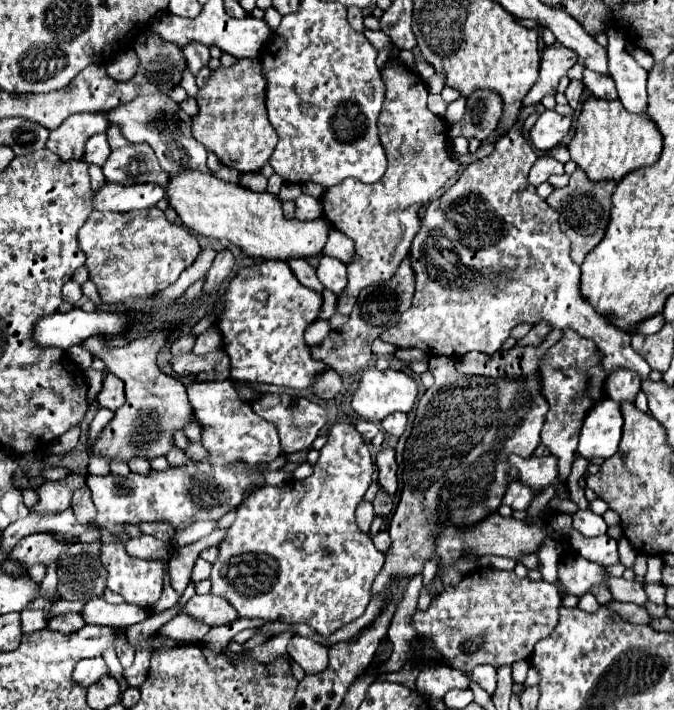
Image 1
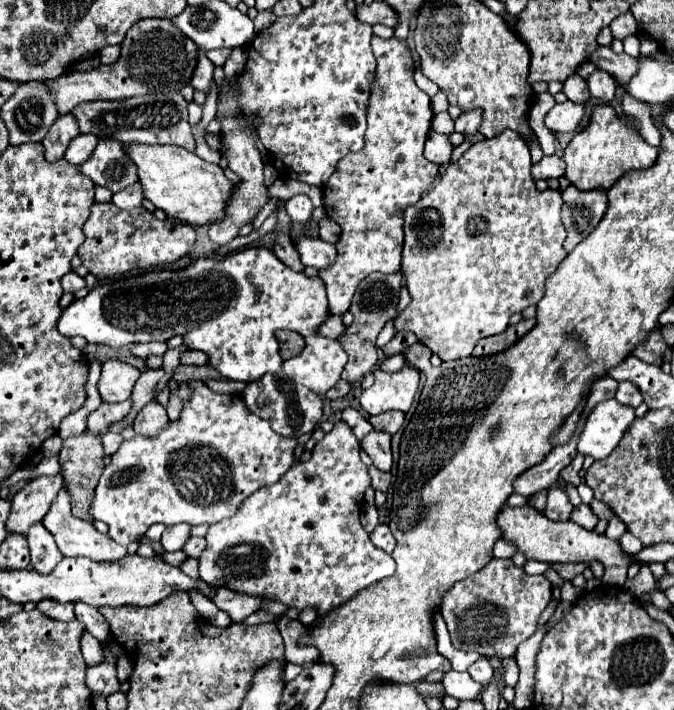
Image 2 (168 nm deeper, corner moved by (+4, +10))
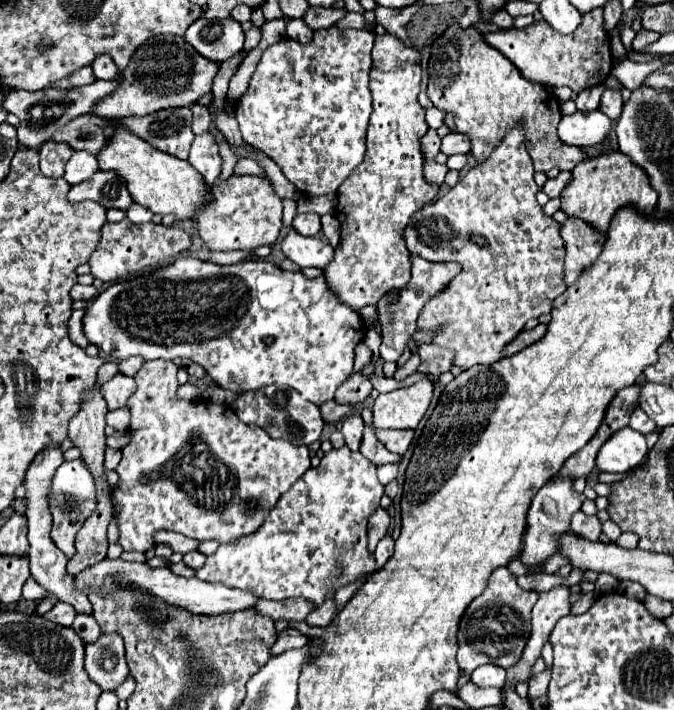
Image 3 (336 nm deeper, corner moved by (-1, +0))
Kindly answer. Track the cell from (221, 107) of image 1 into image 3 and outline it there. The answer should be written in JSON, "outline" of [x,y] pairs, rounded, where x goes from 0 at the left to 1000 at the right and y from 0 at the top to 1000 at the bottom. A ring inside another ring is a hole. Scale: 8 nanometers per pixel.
{"outline":[[[344,245],[338,254],[320,259],[315,265],[315,282],[300,293],[300,299],[291,304],[294,330],[303,338],[303,344],[312,352],[365,352],[377,355],[383,346],[404,346],[415,330],[418,321],[418,282],[407,270],[398,254],[383,248],[350,248]]]}

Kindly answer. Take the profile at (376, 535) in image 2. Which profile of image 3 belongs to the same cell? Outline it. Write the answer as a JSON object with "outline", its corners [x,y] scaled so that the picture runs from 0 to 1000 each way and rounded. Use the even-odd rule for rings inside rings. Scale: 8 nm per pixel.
{"outline":[[[570,755],[570,758],[561,763],[561,772],[558,772],[558,777],[555,777],[558,803],[564,803],[564,800],[576,792],[576,786],[582,783],[582,777],[585,777],[585,758],[582,758],[582,755]]]}

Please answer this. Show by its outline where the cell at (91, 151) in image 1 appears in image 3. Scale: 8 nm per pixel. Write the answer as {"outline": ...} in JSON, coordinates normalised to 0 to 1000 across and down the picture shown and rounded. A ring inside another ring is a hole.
{"outline":[[[110,214],[107,223],[98,228],[98,242],[95,242],[95,254],[107,262],[128,256],[139,242],[145,239],[145,228],[139,223],[139,217],[131,214]]]}

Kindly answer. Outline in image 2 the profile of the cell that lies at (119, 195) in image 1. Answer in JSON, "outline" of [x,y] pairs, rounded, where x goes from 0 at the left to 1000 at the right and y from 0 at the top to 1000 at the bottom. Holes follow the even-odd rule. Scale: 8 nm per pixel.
{"outline":[[[206,256],[197,259],[197,262],[188,262],[188,265],[177,268],[177,270],[171,270],[168,279],[165,279],[165,285],[174,293],[185,293],[185,296],[203,293],[203,290],[212,287],[212,265],[206,265]]]}

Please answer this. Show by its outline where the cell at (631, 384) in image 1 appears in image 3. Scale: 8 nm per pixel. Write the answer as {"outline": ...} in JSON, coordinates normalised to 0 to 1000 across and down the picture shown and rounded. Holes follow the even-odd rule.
{"outline":[[[944,575],[938,580],[938,586],[935,586],[935,603],[944,606],[944,608],[950,608],[950,611],[964,611],[964,608],[976,606],[973,597],[970,597],[970,592],[961,589],[953,575]]]}

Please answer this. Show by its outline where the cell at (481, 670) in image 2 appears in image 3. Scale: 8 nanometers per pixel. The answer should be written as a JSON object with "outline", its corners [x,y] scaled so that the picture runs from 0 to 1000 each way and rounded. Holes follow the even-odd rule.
{"outline":[[[721,935],[721,938],[712,938],[700,946],[700,961],[706,966],[736,966],[736,969],[745,969],[748,961],[751,961],[751,944],[742,941],[742,938],[730,938],[730,935]]]}

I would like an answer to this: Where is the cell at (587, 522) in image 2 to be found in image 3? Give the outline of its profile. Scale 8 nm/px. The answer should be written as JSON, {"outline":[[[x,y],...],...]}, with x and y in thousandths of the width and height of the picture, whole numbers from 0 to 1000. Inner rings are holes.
{"outline":[[[855,721],[849,727],[849,738],[846,738],[846,752],[852,755],[861,755],[861,758],[872,758],[878,763],[887,761],[893,749],[893,738],[884,727],[872,727],[866,721]]]}

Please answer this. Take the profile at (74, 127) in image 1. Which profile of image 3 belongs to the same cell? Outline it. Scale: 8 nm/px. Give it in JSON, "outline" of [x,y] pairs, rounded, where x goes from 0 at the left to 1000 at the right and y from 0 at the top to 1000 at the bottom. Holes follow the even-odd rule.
{"outline":[[[68,200],[65,206],[59,206],[59,239],[62,239],[62,245],[71,251],[89,251],[95,245],[95,234],[107,217],[110,214],[98,203]]]}

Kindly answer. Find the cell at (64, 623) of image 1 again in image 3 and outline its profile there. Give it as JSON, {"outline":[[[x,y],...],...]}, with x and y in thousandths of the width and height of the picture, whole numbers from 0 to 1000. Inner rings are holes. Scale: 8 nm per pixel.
{"outline":[[[86,848],[74,862],[65,865],[65,870],[89,882],[107,882],[110,868],[113,868],[113,859],[107,859],[107,854],[101,854],[98,848]]]}

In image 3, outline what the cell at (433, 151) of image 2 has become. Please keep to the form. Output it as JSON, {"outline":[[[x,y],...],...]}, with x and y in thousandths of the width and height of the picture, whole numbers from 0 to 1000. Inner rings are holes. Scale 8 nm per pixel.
{"outline":[[[644,225],[629,228],[629,251],[632,251],[632,256],[638,256],[638,259],[656,262],[662,242],[665,242],[665,237],[662,237],[659,231],[647,231]]]}

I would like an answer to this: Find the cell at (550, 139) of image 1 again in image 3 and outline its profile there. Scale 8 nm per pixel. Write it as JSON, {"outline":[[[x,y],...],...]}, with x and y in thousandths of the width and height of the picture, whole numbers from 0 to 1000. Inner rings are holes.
{"outline":[[[890,155],[852,158],[837,163],[828,175],[828,194],[846,206],[884,206],[905,189],[908,169]]]}

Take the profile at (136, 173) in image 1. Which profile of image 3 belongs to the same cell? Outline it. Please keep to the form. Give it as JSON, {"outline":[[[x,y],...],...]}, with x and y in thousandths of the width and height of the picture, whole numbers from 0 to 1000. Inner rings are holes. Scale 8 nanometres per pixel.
{"outline":[[[142,242],[134,254],[107,262],[101,270],[101,282],[107,287],[125,285],[125,282],[139,282],[148,285],[148,290],[160,293],[175,293],[175,296],[190,296],[196,287],[196,276],[190,273],[184,251],[175,251],[169,242]]]}

